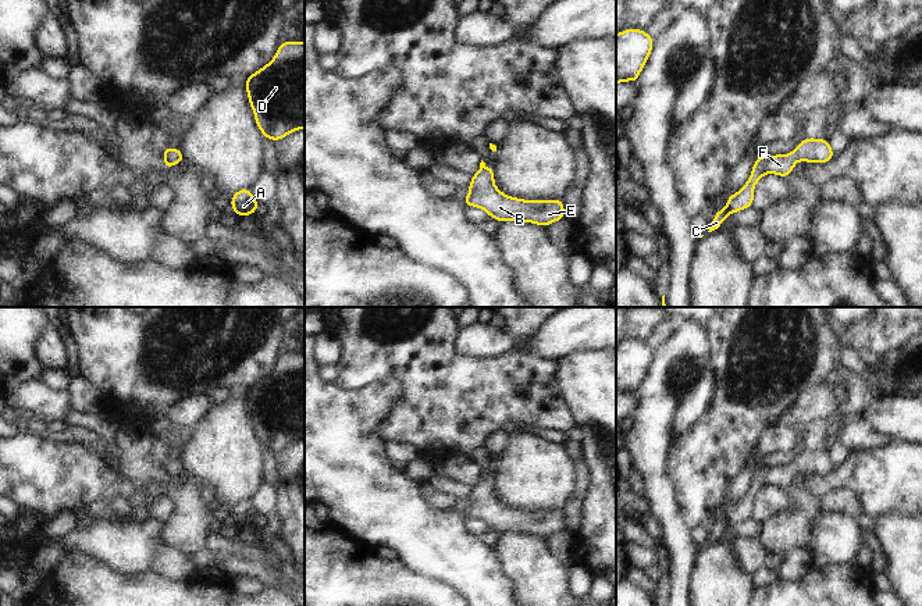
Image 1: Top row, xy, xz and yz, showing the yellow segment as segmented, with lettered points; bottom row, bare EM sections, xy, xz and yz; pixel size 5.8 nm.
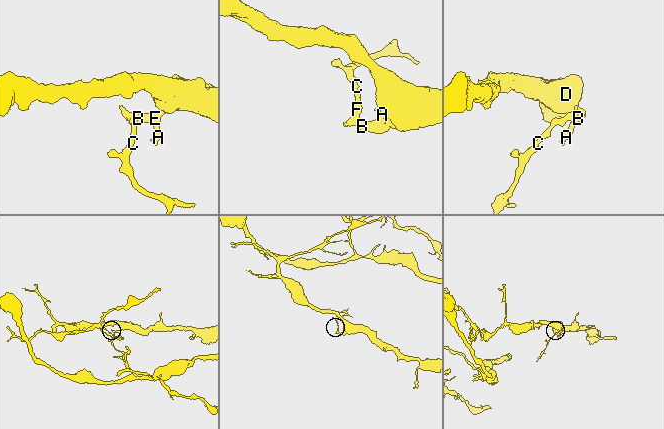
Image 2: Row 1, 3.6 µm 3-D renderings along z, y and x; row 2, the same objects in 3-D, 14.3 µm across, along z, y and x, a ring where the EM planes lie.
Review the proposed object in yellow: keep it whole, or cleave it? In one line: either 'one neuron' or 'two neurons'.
one neuron

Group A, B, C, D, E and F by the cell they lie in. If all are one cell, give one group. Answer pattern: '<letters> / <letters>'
A B C D E F

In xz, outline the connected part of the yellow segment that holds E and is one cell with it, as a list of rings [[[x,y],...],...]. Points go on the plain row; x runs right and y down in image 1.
[[[481,471],[480,481],[467,496],[470,503],[462,511],[464,517],[483,520],[492,531],[499,534],[519,532],[547,539],[549,535],[565,530],[562,510],[524,511],[508,507],[495,498],[494,482],[495,478],[487,480]]]

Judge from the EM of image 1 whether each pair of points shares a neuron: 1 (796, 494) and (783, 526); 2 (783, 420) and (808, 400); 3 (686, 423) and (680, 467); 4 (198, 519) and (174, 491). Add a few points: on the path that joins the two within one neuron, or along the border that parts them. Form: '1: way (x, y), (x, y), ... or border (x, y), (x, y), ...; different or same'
1: way (796, 502), (796, 513), (791, 517); same
2: way (789, 419), (803, 406); same
3: border (708, 409), (697, 423), (672, 442); different
4: way (191, 512), (181, 498); same

